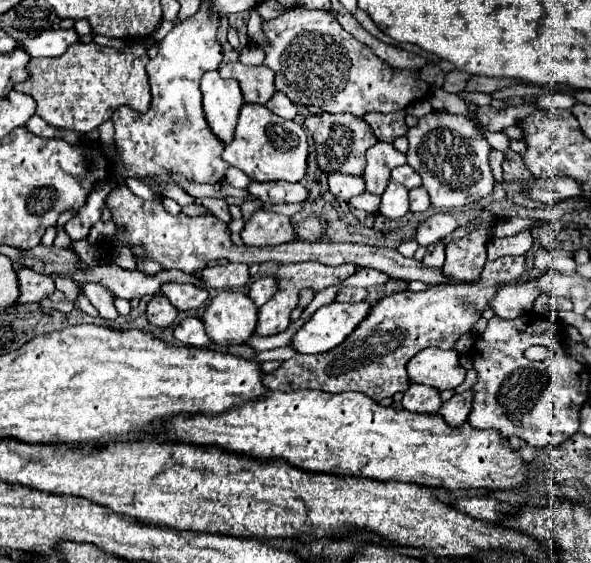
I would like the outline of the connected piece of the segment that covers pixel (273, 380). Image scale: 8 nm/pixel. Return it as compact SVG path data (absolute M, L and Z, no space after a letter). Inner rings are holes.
M502 256L498 260L488 260L482 276L474 282L456 282L456 284L432 284L424 292L412 292L404 290L392 296L382 298L376 304L376 310L368 314L368 318L358 326L356 334L344 342L344 346L336 346L336 350L328 350L324 354L296 354L294 358L286 360L280 364L278 370L272 374L264 376L264 384L270 390L282 390L282 392L292 392L292 390L322 390L322 392L346 392L346 390L356 390L372 400L380 402L388 396L394 396L396 392L406 392L410 386L410 378L406 372L406 364L410 358L414 358L420 350L428 346L438 346L438 348L454 348L460 336L468 334L472 326L480 320L482 312L490 304L490 300L498 294L498 290L506 284L514 284L526 270L526 256Z

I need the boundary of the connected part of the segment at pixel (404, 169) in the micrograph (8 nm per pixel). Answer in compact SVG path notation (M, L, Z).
M404 164L404 166L400 166L400 168L394 168L394 170L392 170L392 180L398 182L398 184L402 184L402 186L406 186L408 190L410 190L410 188L418 188L418 186L422 184L418 172L416 172L414 168L410 168L408 164Z

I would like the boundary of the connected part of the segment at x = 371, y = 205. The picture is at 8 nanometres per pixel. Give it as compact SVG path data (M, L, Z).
M364 192L364 194L360 194L360 198L352 198L352 202L350 202L350 206L362 208L366 212L376 212L378 204L380 204L380 196L370 194L370 192Z

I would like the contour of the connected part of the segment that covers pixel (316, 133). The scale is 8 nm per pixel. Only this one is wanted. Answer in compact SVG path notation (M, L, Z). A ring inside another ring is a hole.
M318 114L318 116L308 116L304 126L312 132L314 138L314 146L316 146L316 160L318 160L318 168L324 174L354 174L354 176L362 176L364 168L366 168L366 150L370 146L376 144L376 136L372 134L370 126L362 120L356 118L354 114Z

